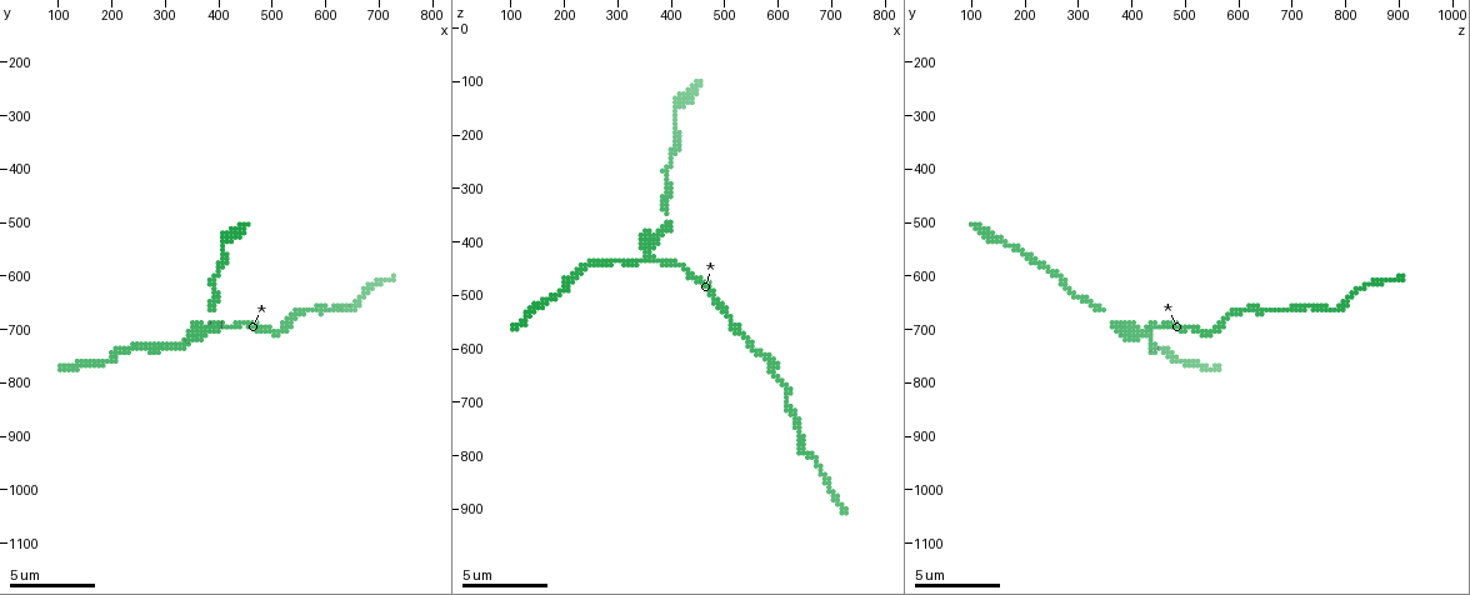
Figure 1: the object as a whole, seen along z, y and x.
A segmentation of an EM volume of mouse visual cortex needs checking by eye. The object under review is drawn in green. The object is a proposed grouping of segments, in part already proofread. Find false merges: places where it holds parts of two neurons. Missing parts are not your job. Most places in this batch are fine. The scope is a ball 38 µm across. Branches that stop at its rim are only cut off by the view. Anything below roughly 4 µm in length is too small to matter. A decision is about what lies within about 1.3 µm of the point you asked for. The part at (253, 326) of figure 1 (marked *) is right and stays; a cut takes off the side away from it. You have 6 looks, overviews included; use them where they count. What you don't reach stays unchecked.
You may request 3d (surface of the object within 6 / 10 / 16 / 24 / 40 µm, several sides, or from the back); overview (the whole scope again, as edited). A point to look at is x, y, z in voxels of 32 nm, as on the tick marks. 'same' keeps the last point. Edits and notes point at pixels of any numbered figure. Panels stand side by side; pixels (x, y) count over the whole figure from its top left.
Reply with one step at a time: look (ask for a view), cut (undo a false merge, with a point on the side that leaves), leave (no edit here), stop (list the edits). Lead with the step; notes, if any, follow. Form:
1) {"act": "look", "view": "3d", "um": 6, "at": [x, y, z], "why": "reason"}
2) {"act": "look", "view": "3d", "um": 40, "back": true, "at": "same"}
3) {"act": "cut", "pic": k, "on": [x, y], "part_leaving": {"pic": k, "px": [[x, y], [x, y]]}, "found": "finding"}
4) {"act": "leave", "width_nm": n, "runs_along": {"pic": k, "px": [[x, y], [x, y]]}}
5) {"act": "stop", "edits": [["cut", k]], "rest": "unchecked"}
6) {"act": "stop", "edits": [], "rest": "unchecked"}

{"act": "look", "view": "3d", "um": 10, "at": [350, 710, 425], "why": "three-way junction"}

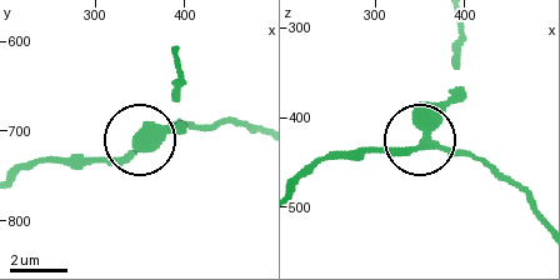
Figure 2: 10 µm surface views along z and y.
{"act": "leave", "arms": 3, "runs_along": {"pic": 2, "px": [[519, 190], [471, 156], [429, 146], [359, 149]]}, "found": "continuous, no second neuron"}

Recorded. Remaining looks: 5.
{"act": "look", "view": "3d", "um": 10, "at": [400, 600, 260], "why": "sudden change in width"}

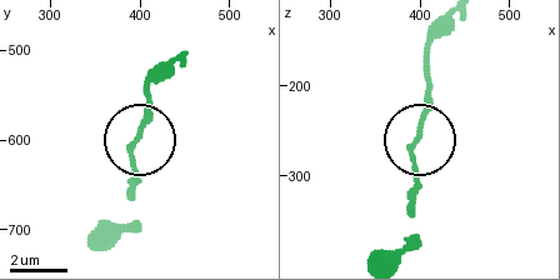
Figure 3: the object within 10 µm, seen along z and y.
{"act": "look", "view": "3d", "um": 6, "at": [400, 605, 260], "why": "closer look"}

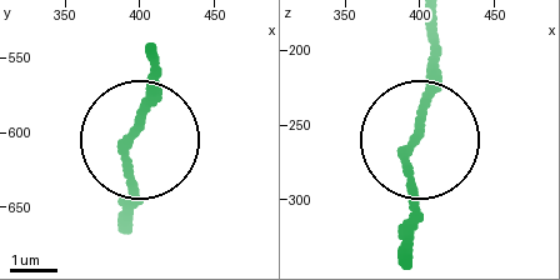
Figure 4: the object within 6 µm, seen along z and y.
{"act": "leave", "runs_along": {"pic": 4, "px": [[128, 228], [128, 156], [151, 104], [151, 53]]}, "found": "one neuron here"}

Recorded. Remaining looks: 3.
{"act": "look", "view": "3d", "um": 6, "at": [650, 665, 770], "why": "a narrow waist"}

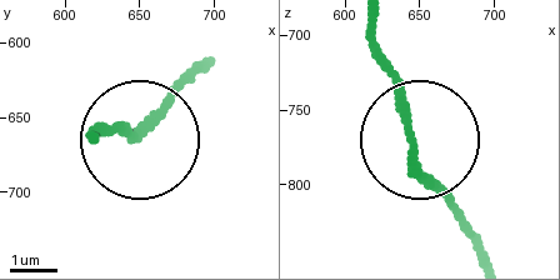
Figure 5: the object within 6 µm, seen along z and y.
{"act": "leave", "runs_along": {"pic": 5, "px": [[369, 23], [420, 166], [473, 234]]}, "found": "one neuron here"}

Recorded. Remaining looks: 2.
{"act": "stop", "edits": [], "rest": "unchecked"}

